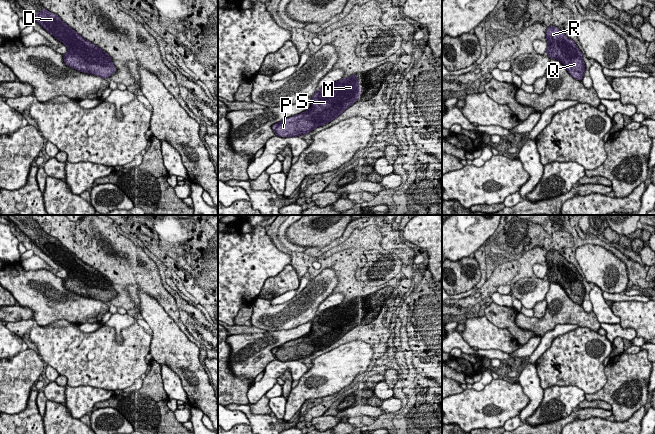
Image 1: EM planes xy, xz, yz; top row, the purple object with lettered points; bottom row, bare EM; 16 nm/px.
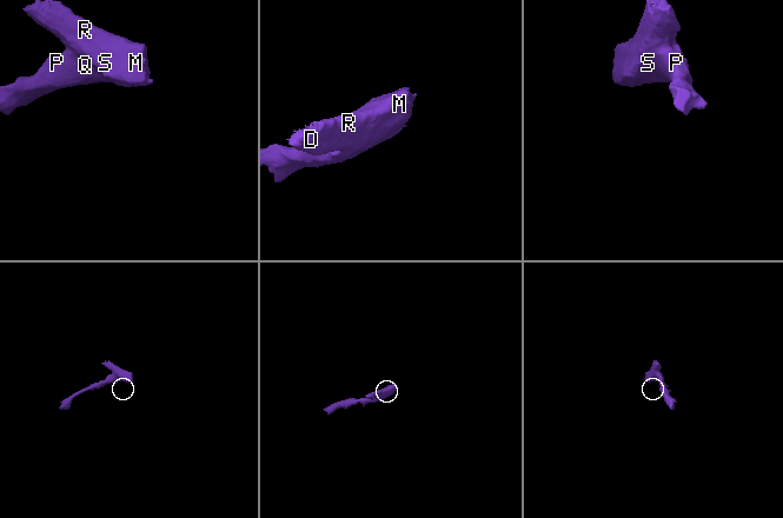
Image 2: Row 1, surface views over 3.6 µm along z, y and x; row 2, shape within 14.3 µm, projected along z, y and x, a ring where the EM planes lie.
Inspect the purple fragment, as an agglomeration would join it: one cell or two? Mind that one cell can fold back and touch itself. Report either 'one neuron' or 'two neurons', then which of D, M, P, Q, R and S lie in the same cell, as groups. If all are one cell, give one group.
one neuron | D M P Q R S

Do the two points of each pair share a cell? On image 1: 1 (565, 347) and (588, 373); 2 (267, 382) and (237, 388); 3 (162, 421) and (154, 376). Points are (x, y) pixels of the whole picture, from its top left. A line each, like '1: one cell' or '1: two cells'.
1: one cell
2: two cells
3: one cell

